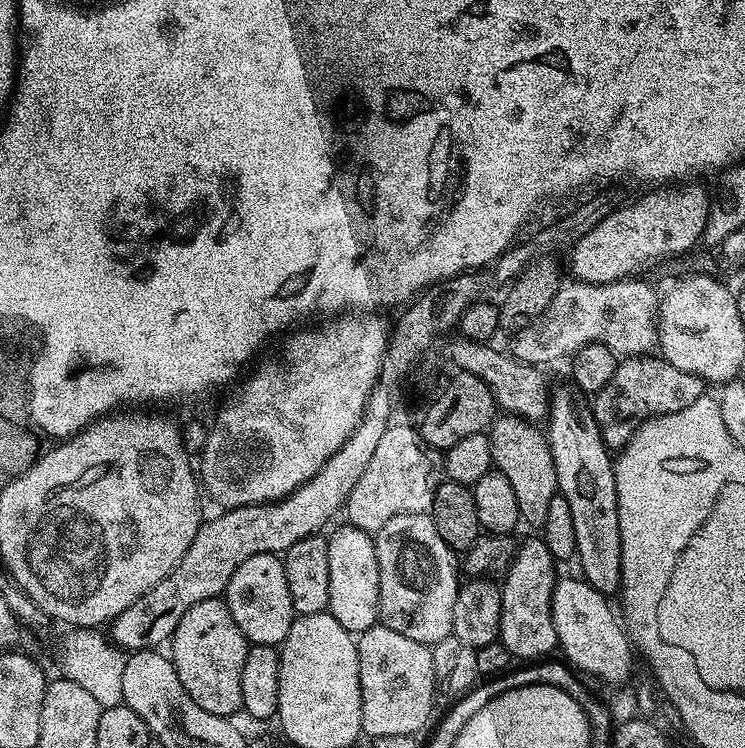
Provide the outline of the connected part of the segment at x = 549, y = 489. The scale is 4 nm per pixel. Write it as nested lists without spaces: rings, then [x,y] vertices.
[[[500,414],[493,420],[487,438],[495,471],[506,474],[514,490],[514,498],[518,498],[518,514],[521,521],[540,530],[543,529],[546,514],[550,511],[550,498],[558,494],[558,489],[548,437],[541,429],[539,432],[536,428],[539,427],[533,421],[523,420],[521,416]]]

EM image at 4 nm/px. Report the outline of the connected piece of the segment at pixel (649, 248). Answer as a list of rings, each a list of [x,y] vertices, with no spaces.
[[[684,182],[679,186],[660,186],[655,190],[648,190],[641,200],[636,200],[631,204],[631,202],[625,203],[618,210],[614,210],[608,217],[604,218],[602,222],[594,226],[592,230],[585,237],[579,238],[576,244],[572,245],[570,248],[570,254],[572,257],[569,258],[568,264],[572,267],[572,272],[577,281],[582,284],[609,284],[610,282],[618,282],[619,280],[627,280],[629,278],[636,278],[641,275],[640,272],[644,267],[647,266],[648,260],[664,260],[667,256],[678,256],[682,252],[688,252],[697,243],[701,243],[704,227],[706,226],[706,218],[708,217],[708,210],[710,207],[710,192],[700,185],[700,182]]]

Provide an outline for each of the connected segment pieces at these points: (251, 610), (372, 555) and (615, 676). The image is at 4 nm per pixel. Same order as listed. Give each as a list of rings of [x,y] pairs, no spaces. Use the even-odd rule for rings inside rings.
[[[270,553],[254,554],[247,558],[229,580],[226,603],[234,622],[238,622],[249,645],[283,644],[286,634],[290,634],[290,626],[294,619],[283,559]]]
[[[345,523],[344,528],[327,537],[330,554],[330,602],[328,611],[340,625],[350,633],[359,634],[367,628],[375,628],[380,615],[380,579],[376,541],[369,533],[353,524]]]
[[[561,575],[552,590],[552,621],[554,622],[559,651],[561,653],[564,651],[565,657],[563,656],[563,659],[571,667],[581,673],[589,672],[590,675],[597,676],[598,679],[605,680],[608,684],[620,684],[632,672],[634,648],[628,639],[621,617],[617,615],[614,608],[614,613],[612,613],[612,608],[608,604],[611,604],[609,597],[603,596],[598,590],[594,590],[594,586],[590,586],[579,575]]]

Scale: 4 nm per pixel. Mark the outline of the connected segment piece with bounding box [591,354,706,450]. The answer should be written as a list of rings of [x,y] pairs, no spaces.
[[[659,355],[629,356],[617,363],[614,378],[610,378],[610,382],[606,382],[606,386],[602,386],[602,390],[591,397],[591,419],[600,428],[604,447],[619,450],[645,420],[674,414],[690,406],[690,402],[705,395],[705,392],[705,380],[694,374],[686,374],[686,370],[678,370],[678,366],[670,366],[670,362]]]

